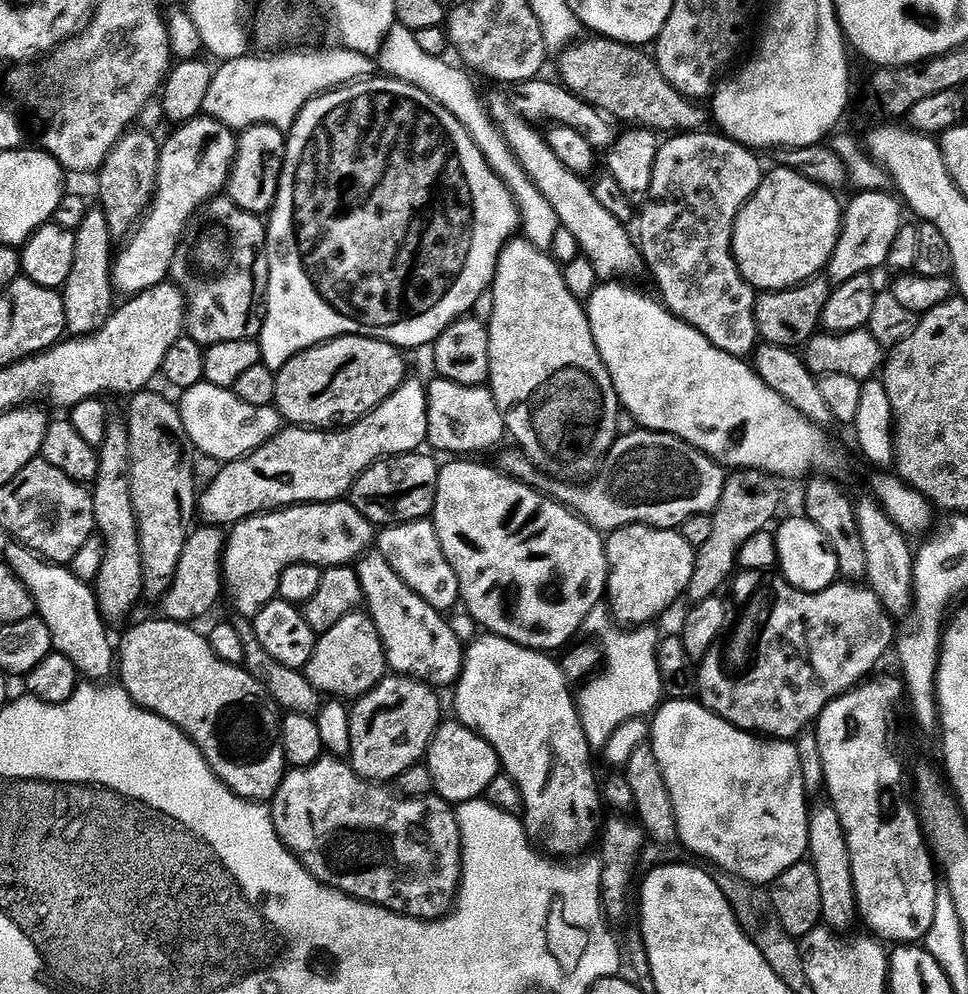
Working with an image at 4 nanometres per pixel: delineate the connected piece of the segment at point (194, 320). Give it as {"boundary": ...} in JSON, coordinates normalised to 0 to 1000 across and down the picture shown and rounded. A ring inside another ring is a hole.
{"boundary":[[[224,199],[215,202],[200,220],[195,224],[193,233],[190,234],[184,252],[180,256],[177,285],[183,287],[192,299],[192,334],[200,344],[209,347],[224,346],[225,344],[246,344],[247,342],[264,342],[273,327],[275,313],[275,299],[277,296],[277,234],[275,225],[265,214],[255,213],[246,208],[244,204],[235,199]]]}

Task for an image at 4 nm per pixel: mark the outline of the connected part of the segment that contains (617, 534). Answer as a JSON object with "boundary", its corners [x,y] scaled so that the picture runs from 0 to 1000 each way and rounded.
{"boundary":[[[649,527],[645,531],[637,531],[631,536],[626,543],[626,554],[628,557],[628,591],[626,593],[626,611],[635,627],[640,630],[669,630],[687,616],[689,612],[695,611],[699,607],[701,600],[706,601],[711,594],[713,586],[713,577],[717,577],[717,565],[719,564],[720,552],[713,549],[713,545],[709,545],[709,541],[705,541],[705,537],[700,533],[692,531],[673,531],[670,527]]]}

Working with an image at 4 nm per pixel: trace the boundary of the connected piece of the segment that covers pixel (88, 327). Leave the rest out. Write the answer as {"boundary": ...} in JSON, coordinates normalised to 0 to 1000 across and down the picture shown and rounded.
{"boundary":[[[92,211],[85,219],[85,227],[79,232],[76,243],[76,269],[72,271],[72,280],[68,280],[64,291],[66,311],[68,312],[68,331],[75,339],[93,338],[115,320],[116,306],[116,267],[118,265],[118,242],[114,227],[106,213]]]}

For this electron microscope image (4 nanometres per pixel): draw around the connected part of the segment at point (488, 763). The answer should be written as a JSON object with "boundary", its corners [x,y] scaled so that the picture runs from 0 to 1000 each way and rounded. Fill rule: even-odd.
{"boundary":[[[456,727],[448,738],[442,752],[440,772],[444,775],[449,800],[468,811],[474,811],[497,804],[503,798],[506,787],[510,787],[510,783],[518,780],[519,774],[514,759],[504,744],[477,727],[466,727]]]}

